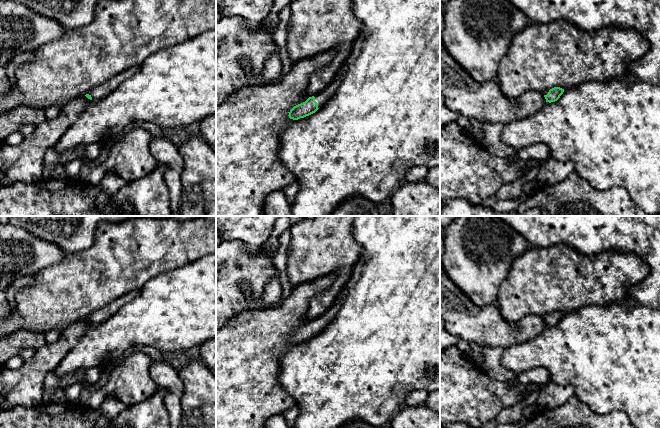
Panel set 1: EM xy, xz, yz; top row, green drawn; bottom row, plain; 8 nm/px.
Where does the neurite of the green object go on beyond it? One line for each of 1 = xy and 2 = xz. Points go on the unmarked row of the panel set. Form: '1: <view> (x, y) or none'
1: xy (109, 310)
2: xz (322, 322)

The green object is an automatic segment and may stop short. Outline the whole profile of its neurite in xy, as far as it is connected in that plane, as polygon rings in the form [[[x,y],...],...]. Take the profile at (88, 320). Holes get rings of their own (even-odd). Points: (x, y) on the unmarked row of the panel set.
[[[140,290],[131,291],[118,299],[112,301],[111,303],[107,304],[100,310],[92,313],[88,318],[85,320],[90,323],[92,326],[100,324],[110,317],[112,317],[122,306],[126,305],[127,303],[134,300],[140,293]]]

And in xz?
[[[346,284],[333,305],[322,316],[309,321],[305,326],[294,330],[289,336],[289,342],[298,344],[309,340],[322,332],[337,315],[349,289],[350,287]]]

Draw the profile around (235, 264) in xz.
[[[224,241],[216,246],[216,270],[219,273],[216,280],[216,332],[225,322],[247,309],[264,309],[267,307],[267,305],[261,300],[262,293],[266,283],[278,274],[278,270],[274,265],[273,258],[269,258],[266,255],[265,247],[259,253],[252,254],[241,241]],[[243,283],[248,283],[251,286],[251,295],[247,295],[241,290],[240,285]]]

